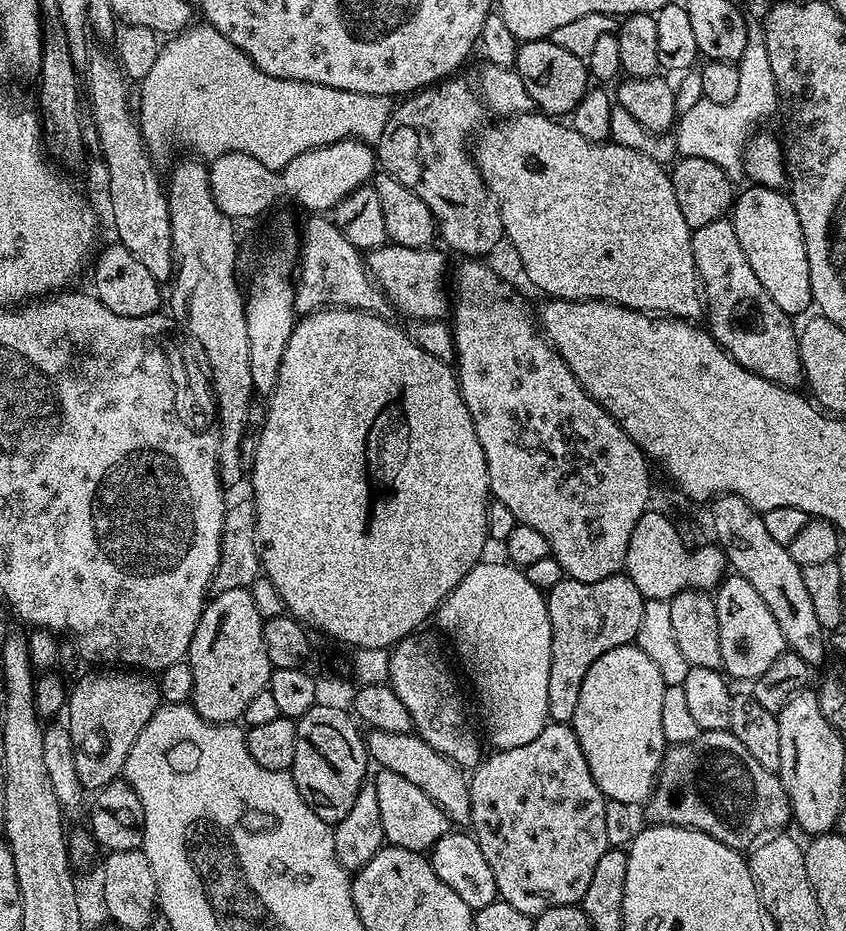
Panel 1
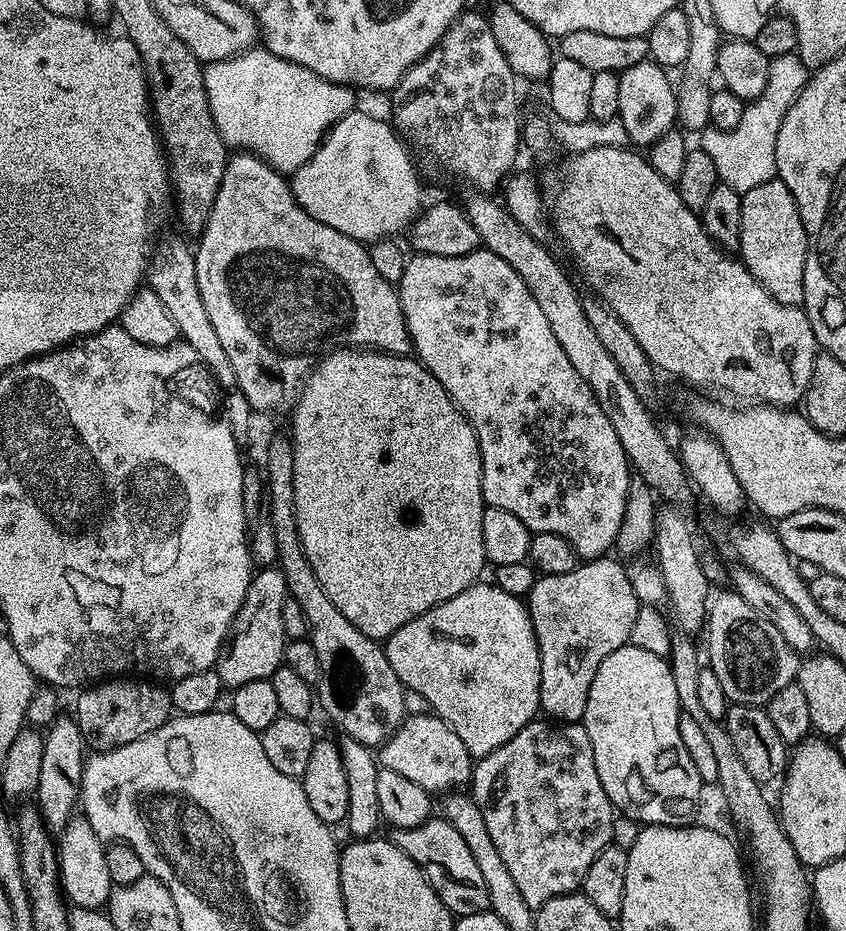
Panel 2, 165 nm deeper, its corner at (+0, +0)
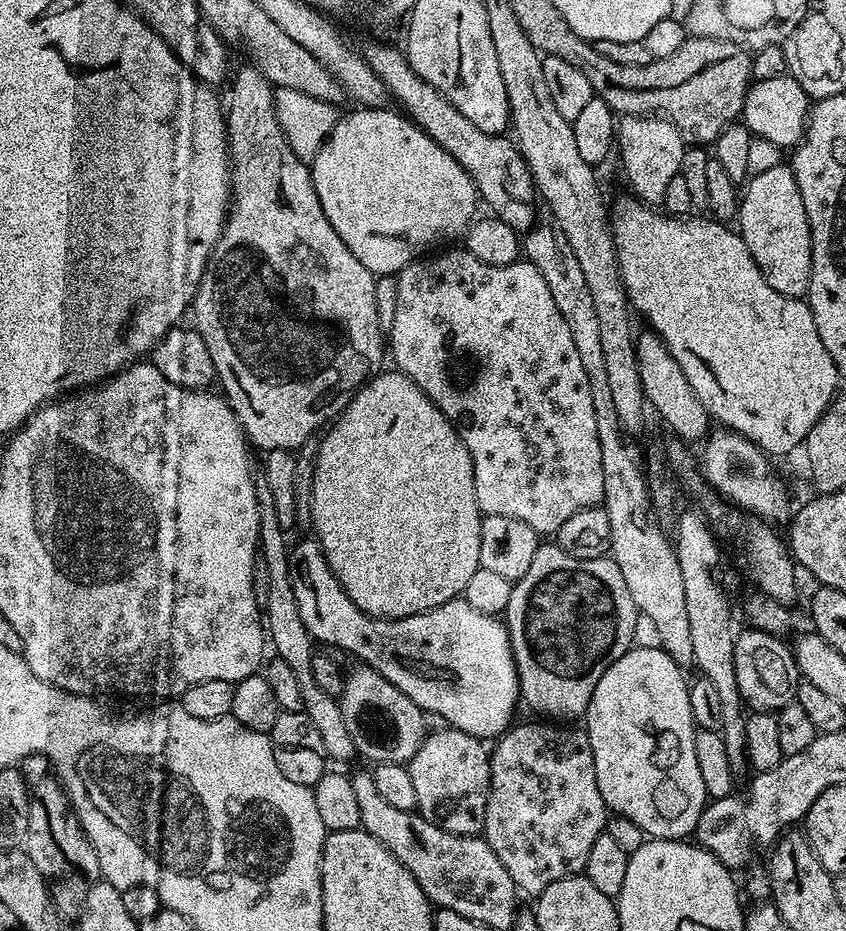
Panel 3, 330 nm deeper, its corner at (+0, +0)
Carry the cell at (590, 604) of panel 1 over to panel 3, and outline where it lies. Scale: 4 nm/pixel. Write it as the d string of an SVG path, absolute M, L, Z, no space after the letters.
M555 542L541 543L540 548L534 554L534 562L530 562L530 570L526 570L526 574L522 574L522 578L513 583L510 602L506 609L506 627L512 643L512 653L516 663L518 682L520 683L520 700L523 703L528 703L534 711L541 712L544 715L541 717L551 718L556 722L572 722L575 721L572 720L575 716L583 717L587 713L588 703L594 694L594 686L598 686L598 678L602 678L602 674L606 674L609 666L618 662L618 658L622 658L622 654L626 654L628 649L633 647L634 622L637 615L634 598L630 598L630 590L626 587L626 581L622 578L622 570L618 570L618 566L611 558L599 556L598 558L583 560L566 554L566 550L562 550L560 545Z

